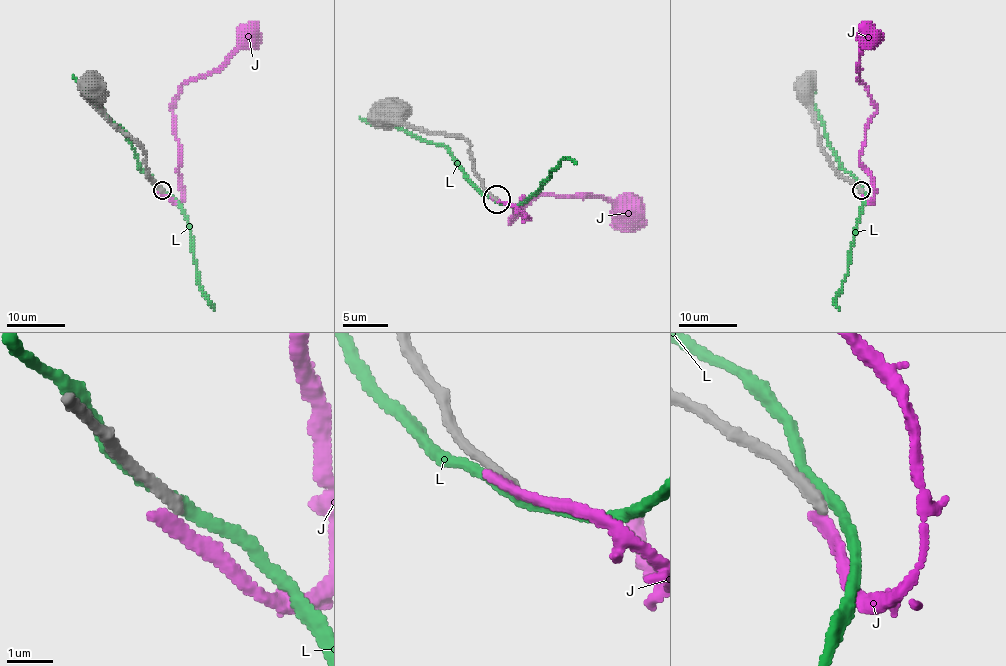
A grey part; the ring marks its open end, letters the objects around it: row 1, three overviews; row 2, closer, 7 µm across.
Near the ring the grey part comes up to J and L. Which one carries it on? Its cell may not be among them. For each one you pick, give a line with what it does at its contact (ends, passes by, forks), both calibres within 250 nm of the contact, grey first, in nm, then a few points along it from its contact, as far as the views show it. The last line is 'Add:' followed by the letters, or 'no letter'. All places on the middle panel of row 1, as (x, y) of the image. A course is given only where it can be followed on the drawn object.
Add: no letter

